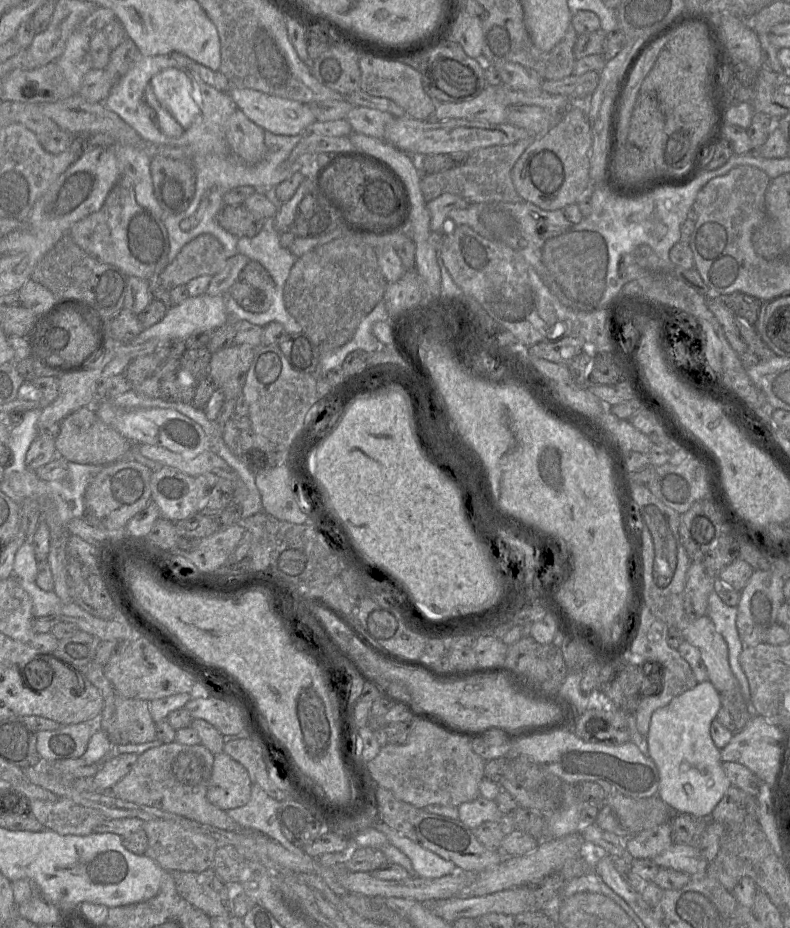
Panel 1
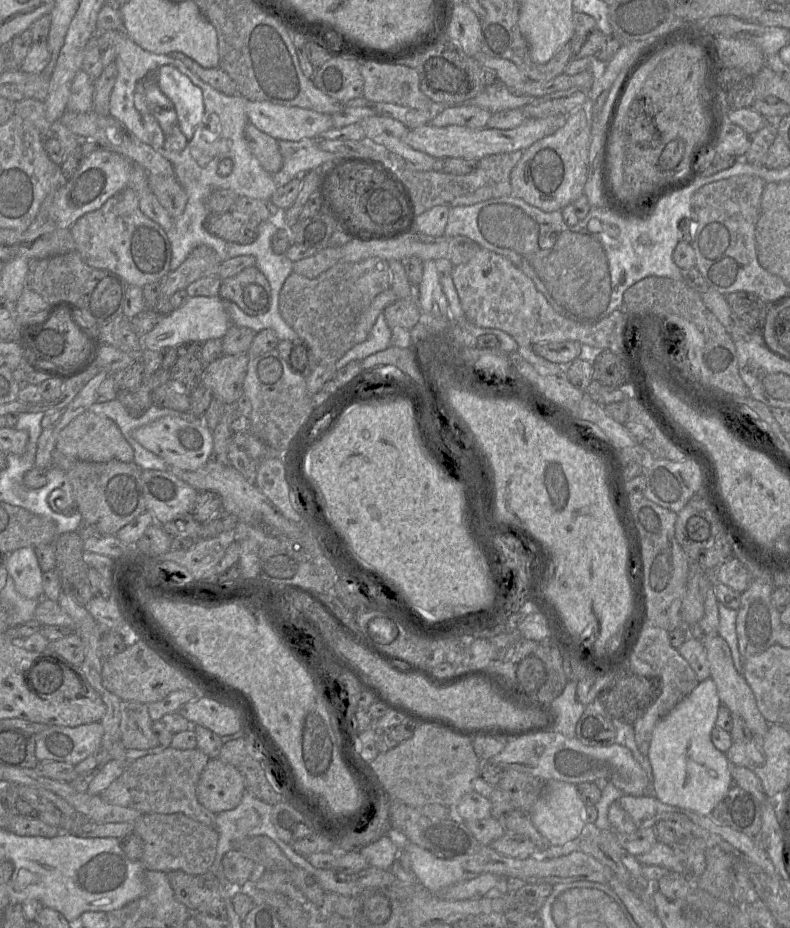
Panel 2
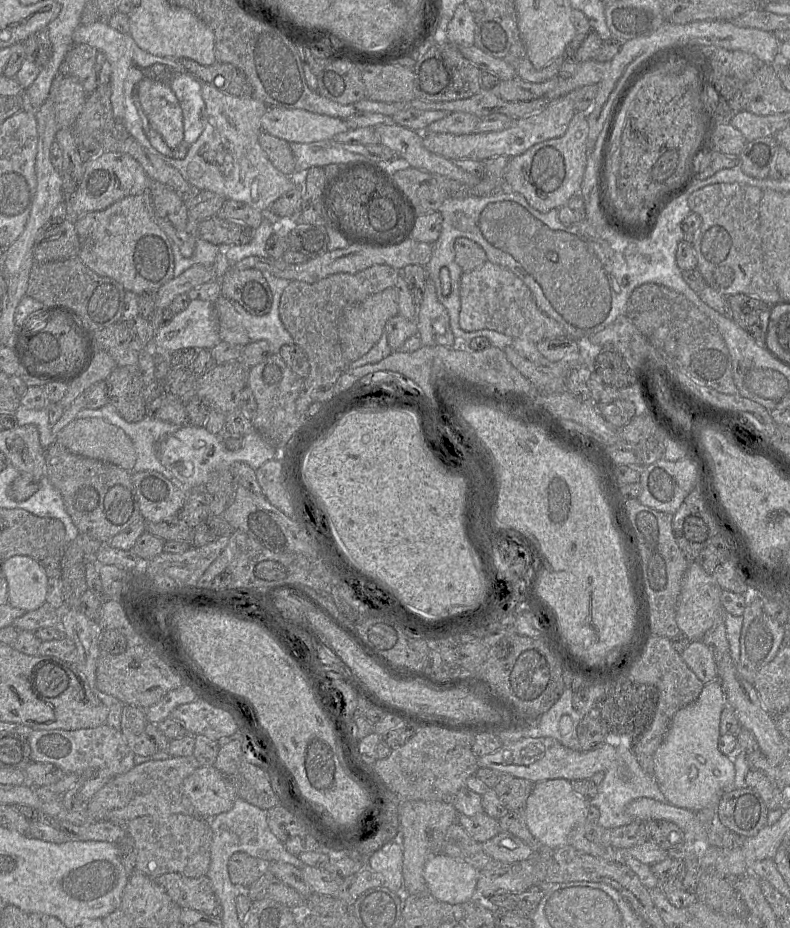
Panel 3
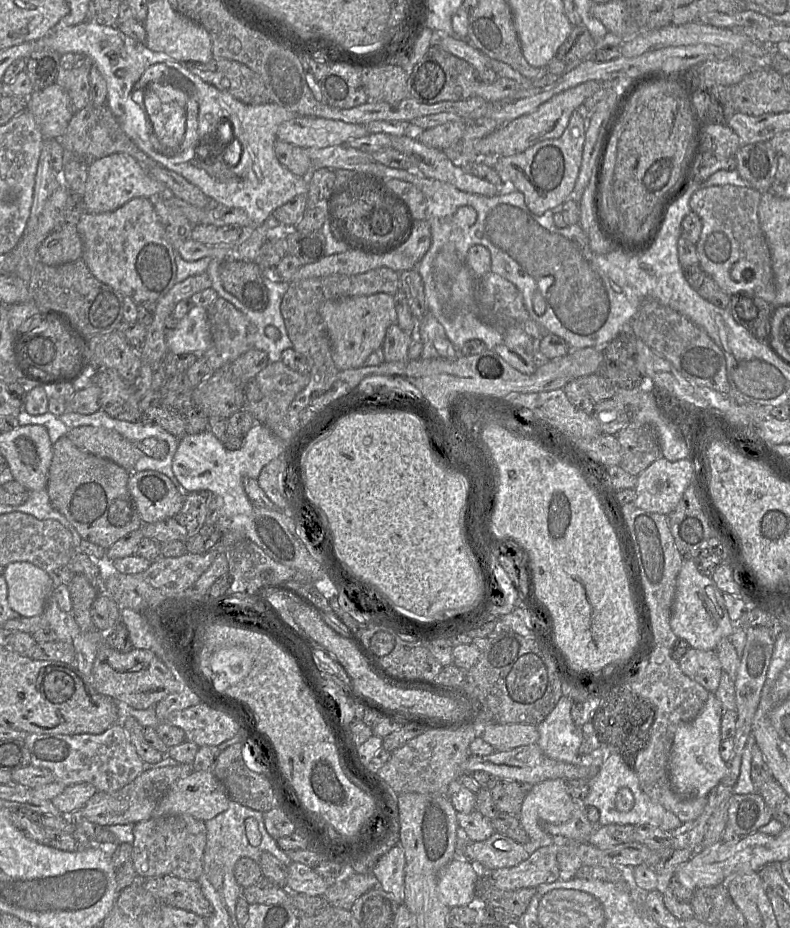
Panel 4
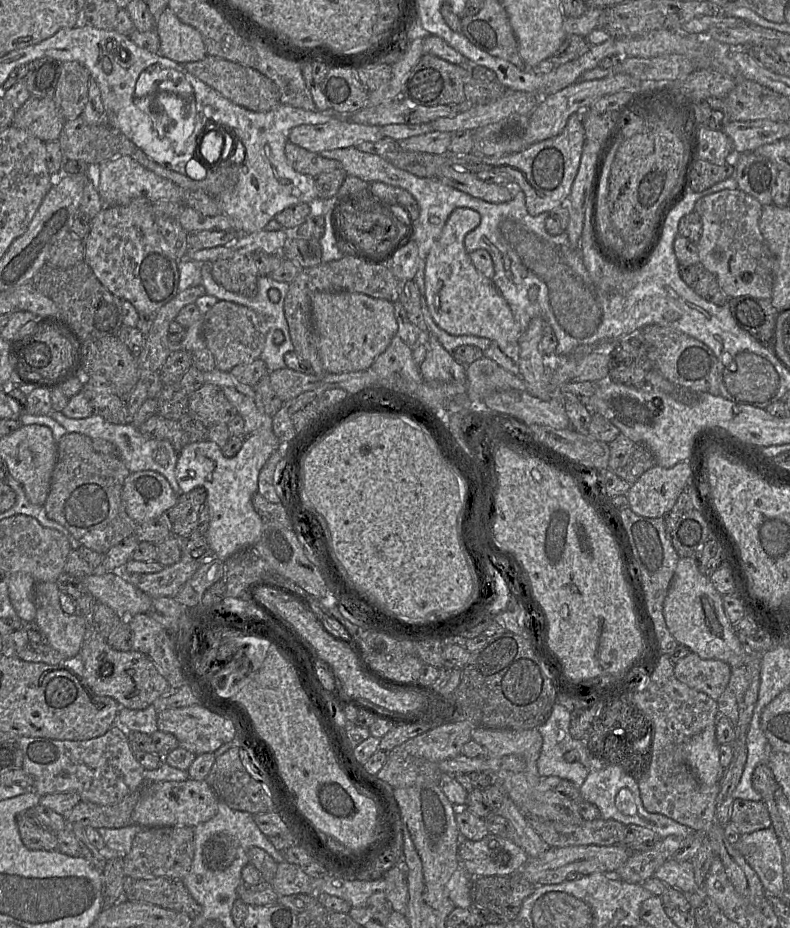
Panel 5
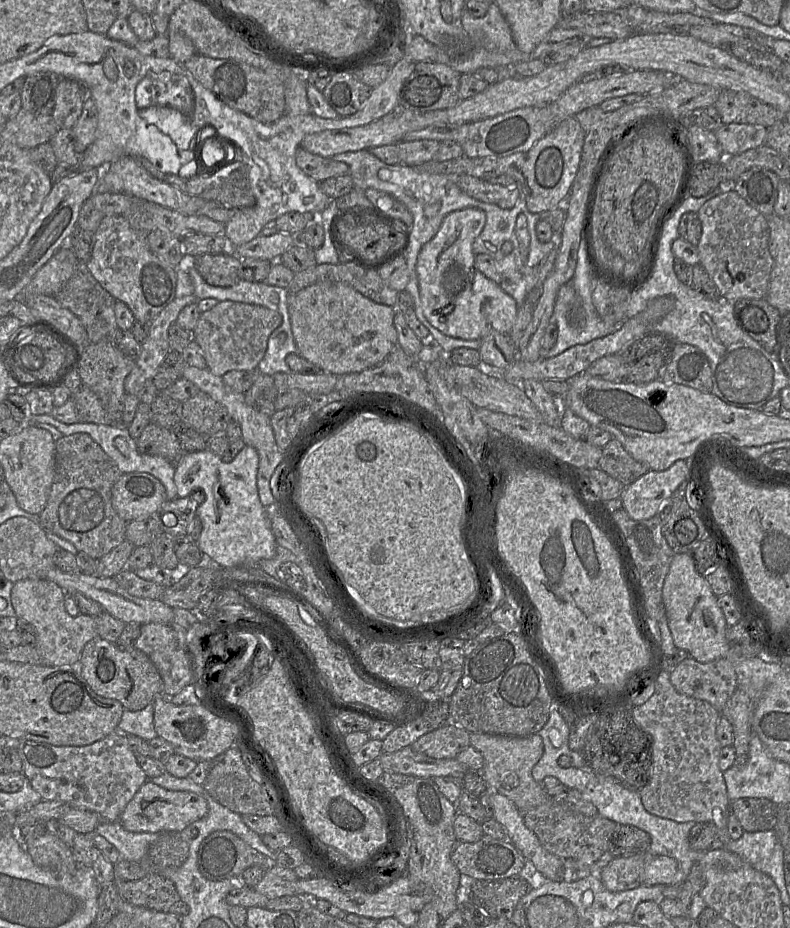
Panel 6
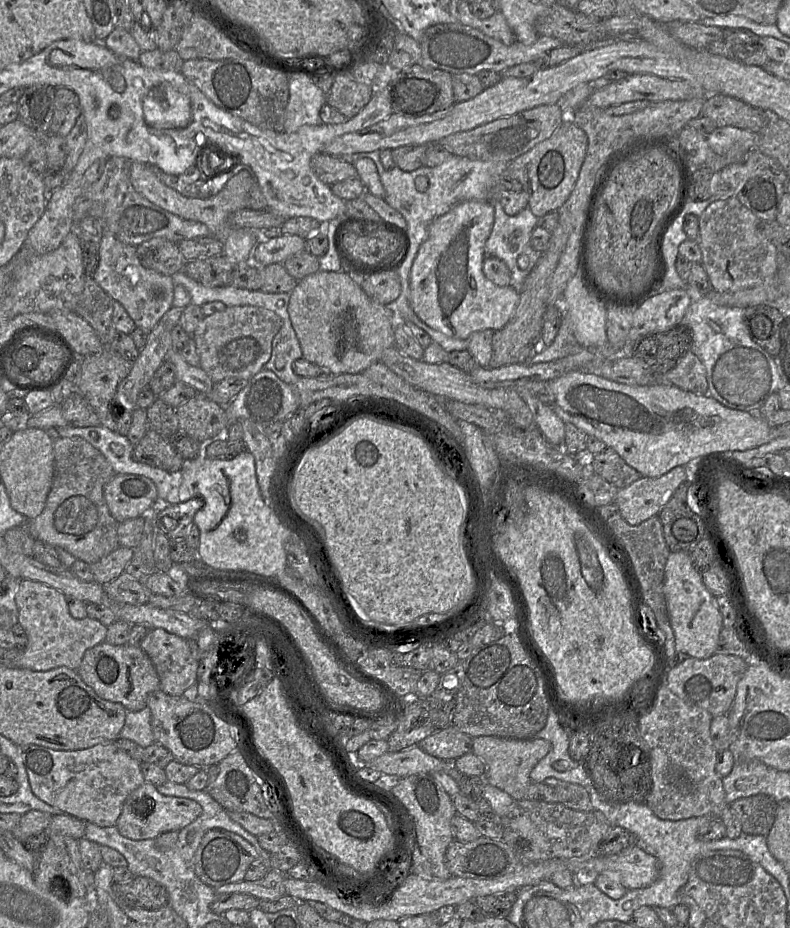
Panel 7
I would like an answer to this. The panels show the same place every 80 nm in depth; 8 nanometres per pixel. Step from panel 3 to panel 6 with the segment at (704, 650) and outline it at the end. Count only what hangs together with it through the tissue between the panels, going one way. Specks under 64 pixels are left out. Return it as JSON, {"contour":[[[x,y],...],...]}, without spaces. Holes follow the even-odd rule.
{"contour":[[[688,657],[670,673],[677,692],[710,703],[719,712],[737,689],[733,664],[724,658],[700,663]]]}

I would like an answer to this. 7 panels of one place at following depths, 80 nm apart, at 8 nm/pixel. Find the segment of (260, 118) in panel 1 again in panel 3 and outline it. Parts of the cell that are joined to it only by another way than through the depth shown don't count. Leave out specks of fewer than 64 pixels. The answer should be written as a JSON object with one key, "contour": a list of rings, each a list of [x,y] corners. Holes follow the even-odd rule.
{"contour":[[[268,107],[261,118],[262,132],[285,140],[288,143],[312,143],[324,140],[332,140],[337,134],[349,130],[345,121],[326,115],[312,113],[302,109],[283,109]]]}

